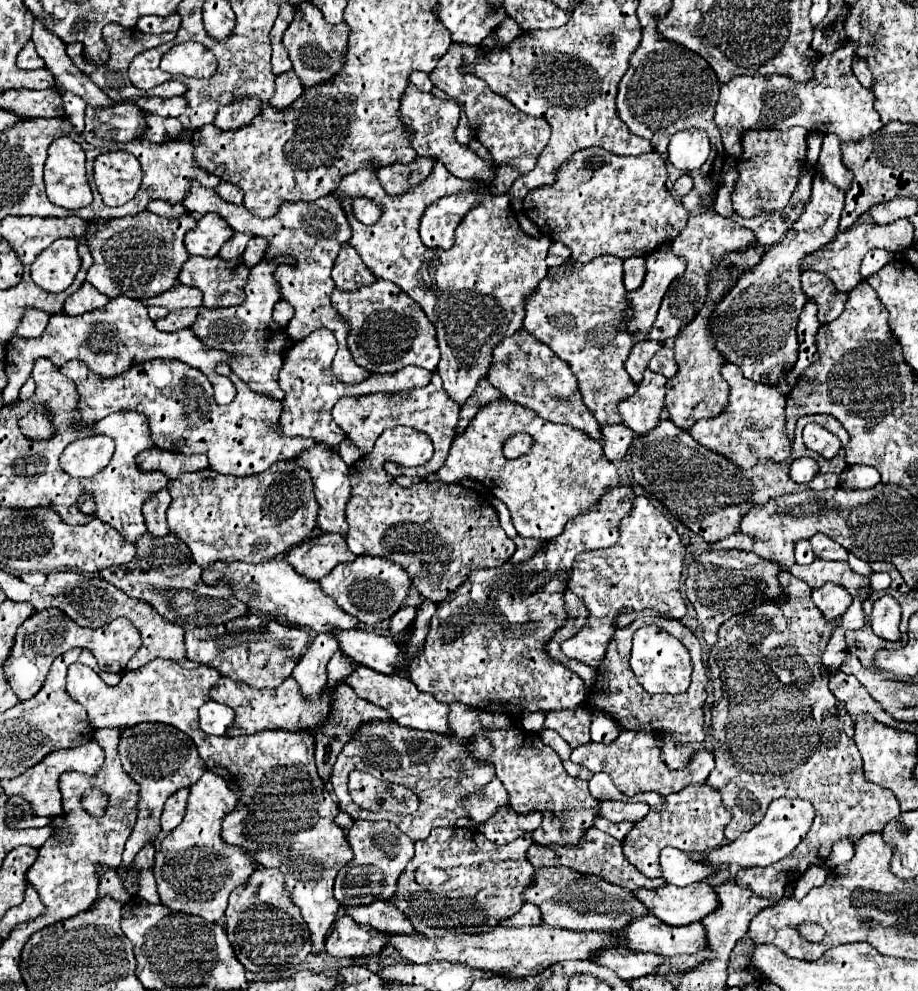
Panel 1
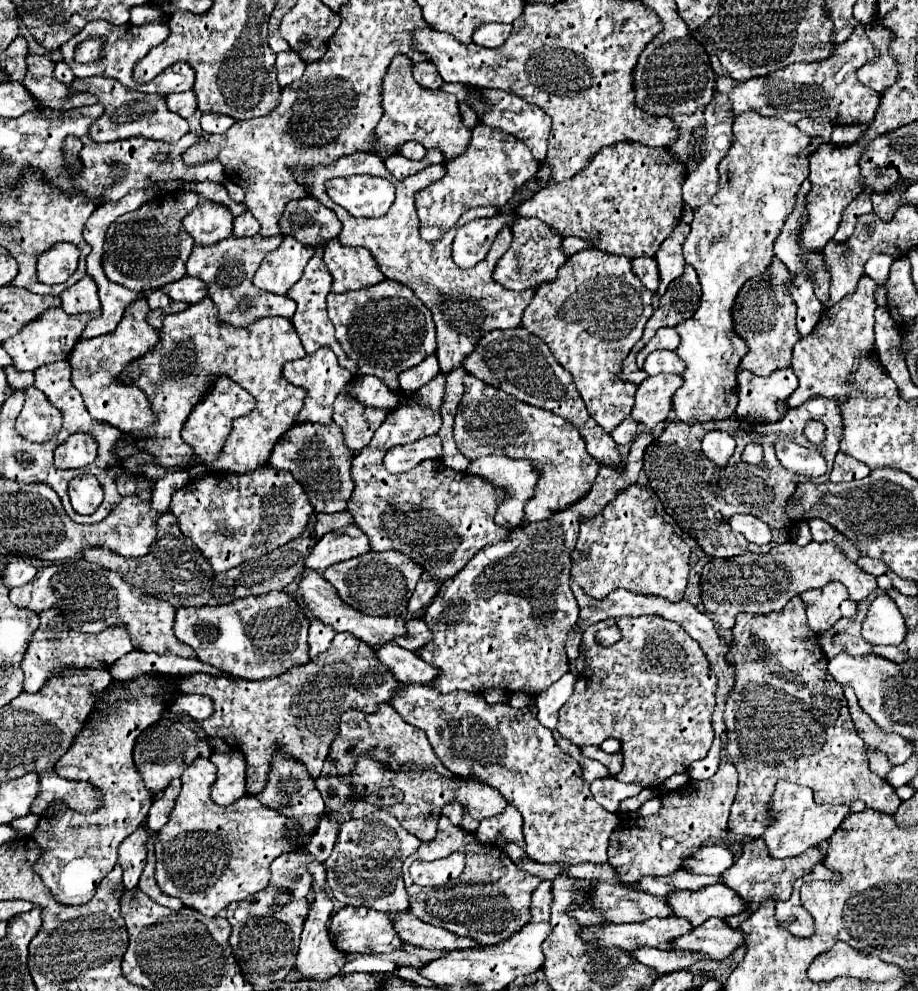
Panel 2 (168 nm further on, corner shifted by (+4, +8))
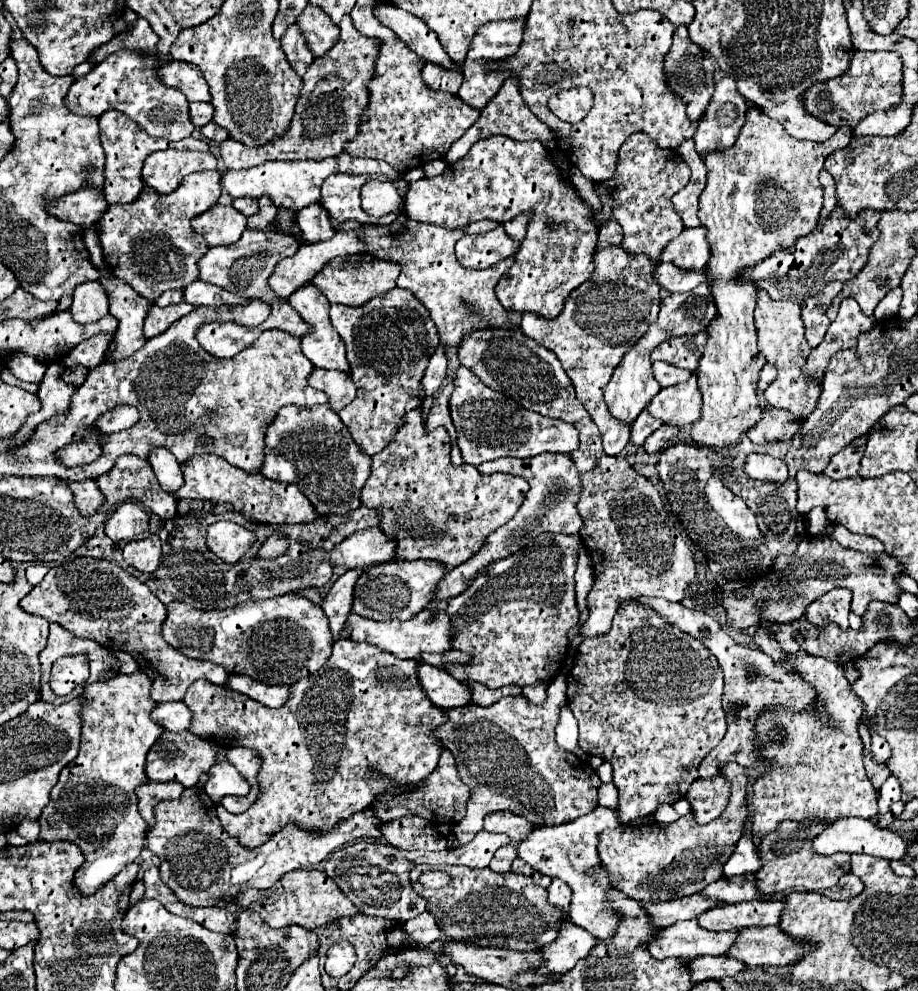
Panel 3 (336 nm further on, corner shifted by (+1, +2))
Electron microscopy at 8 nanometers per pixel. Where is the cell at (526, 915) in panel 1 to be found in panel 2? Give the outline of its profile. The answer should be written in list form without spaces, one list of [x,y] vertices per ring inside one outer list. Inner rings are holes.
[[[540,882],[538,890],[532,894],[532,922],[548,920],[552,900],[552,882]]]

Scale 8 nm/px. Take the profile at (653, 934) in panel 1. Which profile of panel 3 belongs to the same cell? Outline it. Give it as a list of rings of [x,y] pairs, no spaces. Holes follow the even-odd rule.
[[[761,926],[739,930],[727,956],[745,966],[787,966],[799,960],[807,950],[807,944],[795,944],[777,926]]]

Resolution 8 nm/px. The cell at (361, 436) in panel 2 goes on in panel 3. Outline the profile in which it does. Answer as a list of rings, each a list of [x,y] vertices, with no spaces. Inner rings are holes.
[[[393,288],[387,294],[375,296],[367,304],[357,306],[357,308],[343,306],[343,304],[331,304],[331,322],[335,330],[339,332],[341,340],[345,342],[347,360],[351,366],[349,376],[353,384],[357,386],[357,398],[339,412],[339,418],[349,428],[359,450],[363,454],[373,456],[389,444],[395,430],[401,426],[403,412],[419,406],[425,398],[419,382],[423,378],[423,372],[427,368],[431,354],[439,346],[435,322],[431,322],[427,308],[409,290],[403,290],[403,288]]]

